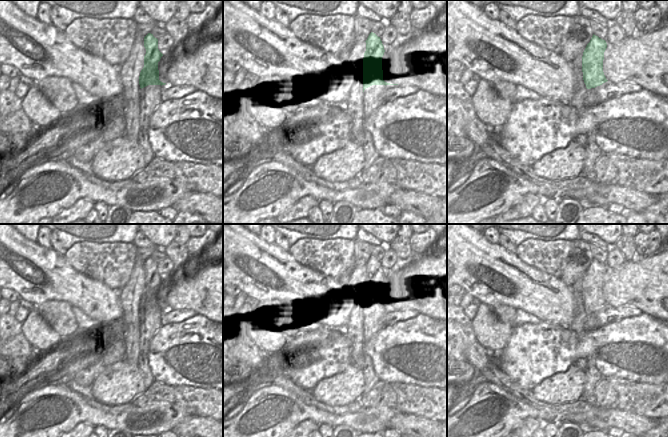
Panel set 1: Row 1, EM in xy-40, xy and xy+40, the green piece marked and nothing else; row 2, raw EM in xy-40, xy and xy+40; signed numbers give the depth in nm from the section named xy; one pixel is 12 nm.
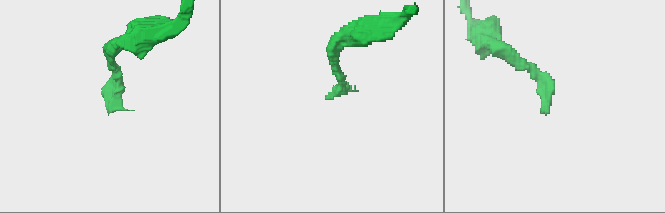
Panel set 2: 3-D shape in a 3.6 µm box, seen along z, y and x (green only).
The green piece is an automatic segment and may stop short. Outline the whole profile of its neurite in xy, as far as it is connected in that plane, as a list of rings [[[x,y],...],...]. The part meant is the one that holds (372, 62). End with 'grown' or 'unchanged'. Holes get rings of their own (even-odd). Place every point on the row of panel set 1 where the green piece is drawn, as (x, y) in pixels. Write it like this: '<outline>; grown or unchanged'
[[[371,32],[367,38],[366,51],[363,58],[363,112],[364,119],[371,115],[376,109],[378,109],[382,104],[386,102],[386,86],[387,85],[398,85],[390,84],[383,80],[383,70],[382,70],[382,57],[384,55],[384,46],[380,37],[375,33]]]; grown

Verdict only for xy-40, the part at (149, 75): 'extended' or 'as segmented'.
extended

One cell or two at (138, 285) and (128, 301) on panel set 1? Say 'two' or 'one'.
one

